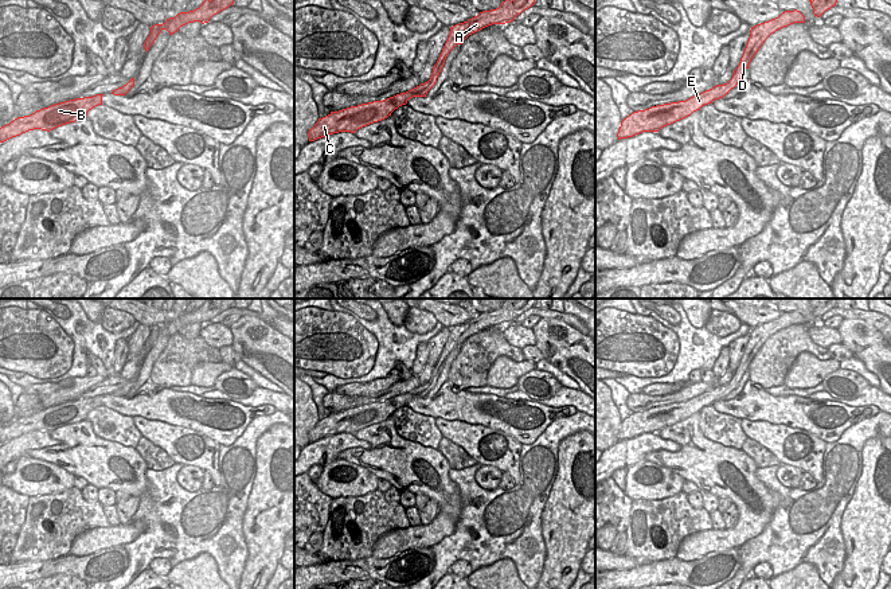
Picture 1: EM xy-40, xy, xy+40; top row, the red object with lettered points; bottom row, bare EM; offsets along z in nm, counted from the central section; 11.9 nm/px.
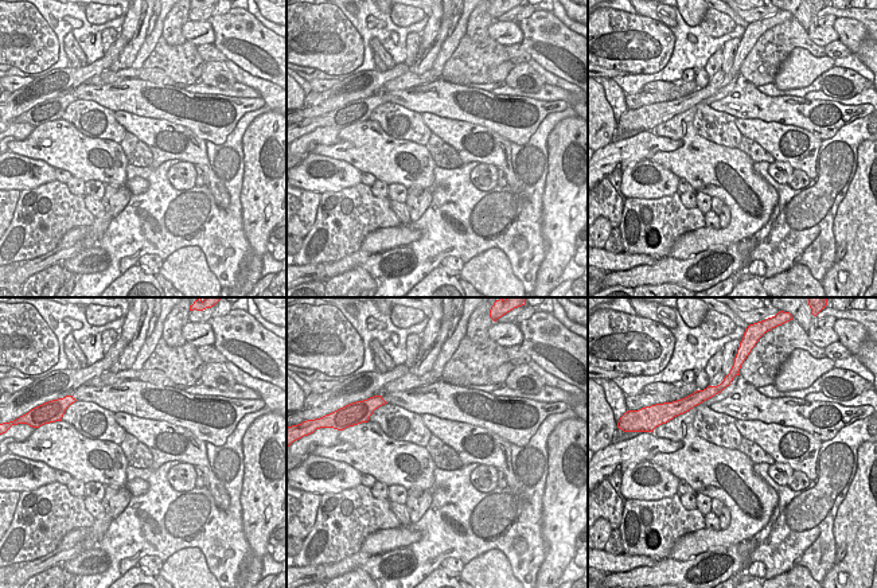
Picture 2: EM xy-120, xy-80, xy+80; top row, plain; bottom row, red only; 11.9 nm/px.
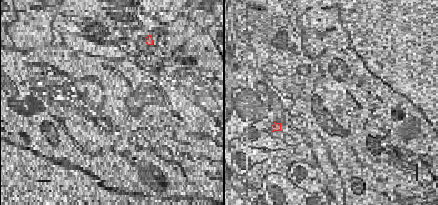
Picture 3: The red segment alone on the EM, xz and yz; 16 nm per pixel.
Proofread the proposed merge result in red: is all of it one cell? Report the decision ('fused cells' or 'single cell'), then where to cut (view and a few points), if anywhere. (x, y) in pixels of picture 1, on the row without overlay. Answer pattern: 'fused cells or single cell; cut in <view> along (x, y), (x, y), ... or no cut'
single cell; no cut

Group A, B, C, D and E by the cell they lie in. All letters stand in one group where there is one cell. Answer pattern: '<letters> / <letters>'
A B C D E

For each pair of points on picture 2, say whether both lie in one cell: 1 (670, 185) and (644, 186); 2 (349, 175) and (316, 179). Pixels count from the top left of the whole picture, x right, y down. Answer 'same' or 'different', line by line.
1: same
2: same

